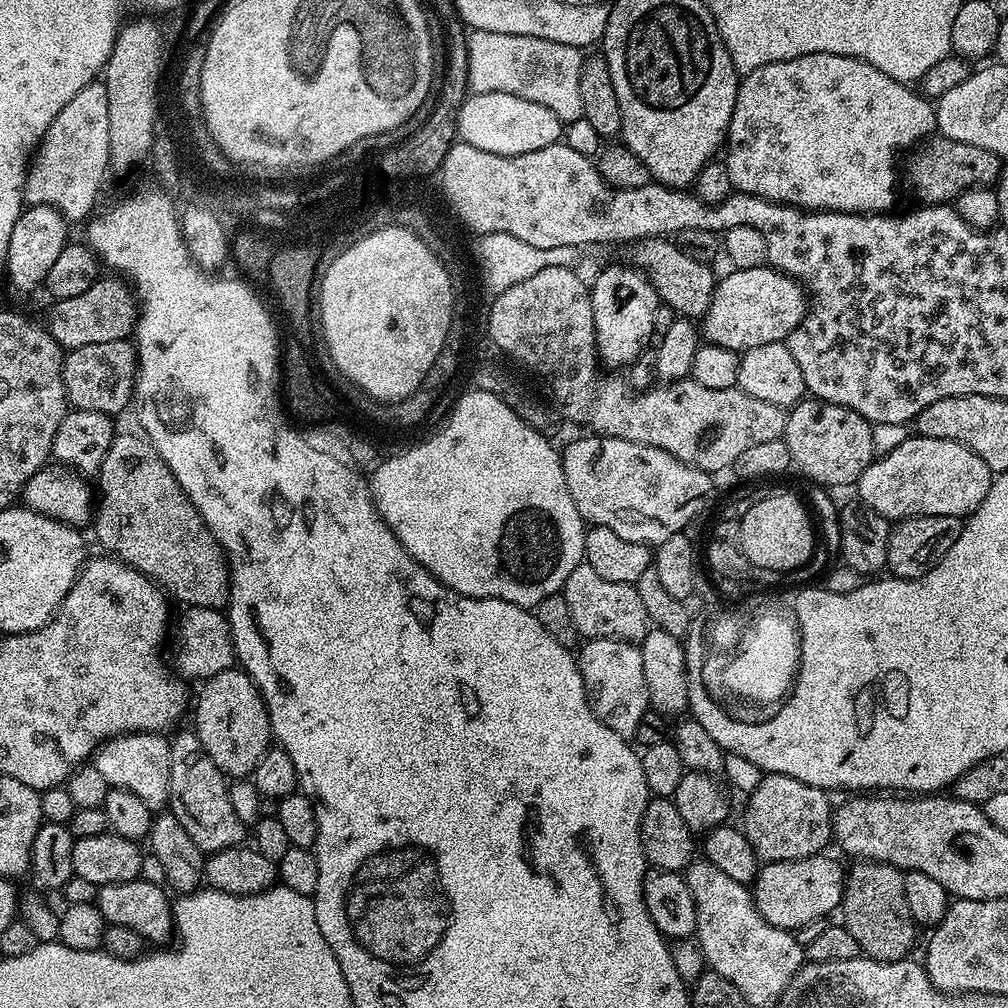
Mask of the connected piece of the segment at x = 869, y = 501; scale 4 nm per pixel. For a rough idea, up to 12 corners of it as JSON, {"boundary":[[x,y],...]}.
{"boundary":[[909,435],[856,481],[889,522],[967,518],[994,479],[964,444]]}

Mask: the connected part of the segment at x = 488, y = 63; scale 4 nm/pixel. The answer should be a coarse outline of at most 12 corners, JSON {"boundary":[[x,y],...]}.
{"boundary":[[472,30],[468,86],[583,117],[585,53]]}

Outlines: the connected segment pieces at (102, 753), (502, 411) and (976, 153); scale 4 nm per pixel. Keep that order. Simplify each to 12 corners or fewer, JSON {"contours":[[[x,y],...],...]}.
{"contours":[[[169,737],[104,741],[94,763],[109,788],[160,810],[170,794]],[[460,401],[376,513],[463,596],[531,609],[584,560],[561,453]],[[933,134],[908,160],[925,205],[1000,179],[1002,157]]]}

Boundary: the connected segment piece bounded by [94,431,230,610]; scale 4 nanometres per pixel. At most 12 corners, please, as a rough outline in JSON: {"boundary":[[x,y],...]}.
{"boundary":[[135,431],[98,473],[101,549],[227,609],[223,548]]}

